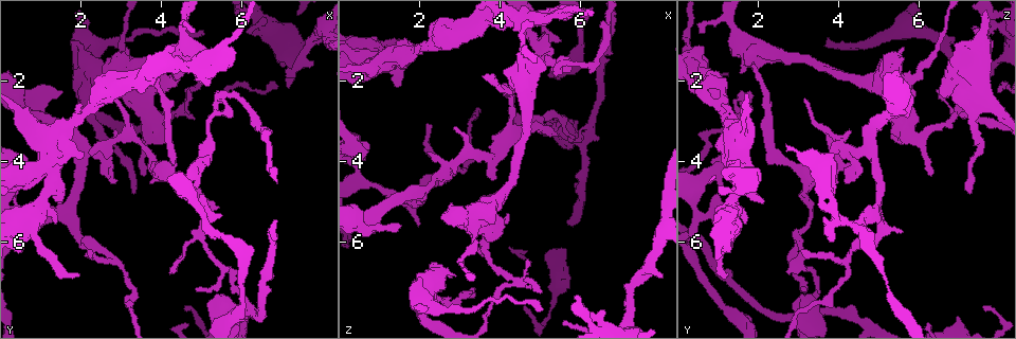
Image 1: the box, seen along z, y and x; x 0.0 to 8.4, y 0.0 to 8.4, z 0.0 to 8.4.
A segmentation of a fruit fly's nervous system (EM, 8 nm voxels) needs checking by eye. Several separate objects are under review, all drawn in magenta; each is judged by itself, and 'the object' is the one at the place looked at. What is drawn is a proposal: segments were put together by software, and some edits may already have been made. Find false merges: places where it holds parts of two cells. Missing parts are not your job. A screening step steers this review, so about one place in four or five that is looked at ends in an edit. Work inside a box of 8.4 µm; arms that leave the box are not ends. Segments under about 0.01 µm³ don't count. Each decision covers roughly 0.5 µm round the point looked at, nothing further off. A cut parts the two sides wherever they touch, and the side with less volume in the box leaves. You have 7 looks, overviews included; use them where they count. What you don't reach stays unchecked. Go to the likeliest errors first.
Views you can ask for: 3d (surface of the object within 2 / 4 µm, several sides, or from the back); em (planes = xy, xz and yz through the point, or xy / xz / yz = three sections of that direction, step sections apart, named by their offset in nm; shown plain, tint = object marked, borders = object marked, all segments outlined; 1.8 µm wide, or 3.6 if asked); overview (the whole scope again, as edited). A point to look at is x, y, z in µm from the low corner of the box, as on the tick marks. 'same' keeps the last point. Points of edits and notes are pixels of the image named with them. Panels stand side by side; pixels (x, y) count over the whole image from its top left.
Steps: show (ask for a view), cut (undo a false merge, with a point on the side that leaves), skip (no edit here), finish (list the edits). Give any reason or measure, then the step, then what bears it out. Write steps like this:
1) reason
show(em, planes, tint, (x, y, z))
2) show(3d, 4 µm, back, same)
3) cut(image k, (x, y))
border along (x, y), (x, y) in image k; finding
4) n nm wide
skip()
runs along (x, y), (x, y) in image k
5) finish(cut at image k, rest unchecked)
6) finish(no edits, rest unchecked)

branch point
show(em, planes, borders, (4.15, 2.80, 7.05))

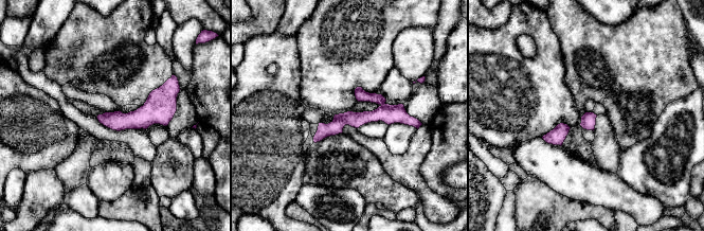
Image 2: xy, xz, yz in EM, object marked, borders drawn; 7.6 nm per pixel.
110 nm wide
cut(image 2, (389, 113))
the part that leaves runs along (413, 121), (343, 119), (316, 139) in image 2; a second cell is stuck on

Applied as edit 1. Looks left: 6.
redraw
show(overview)

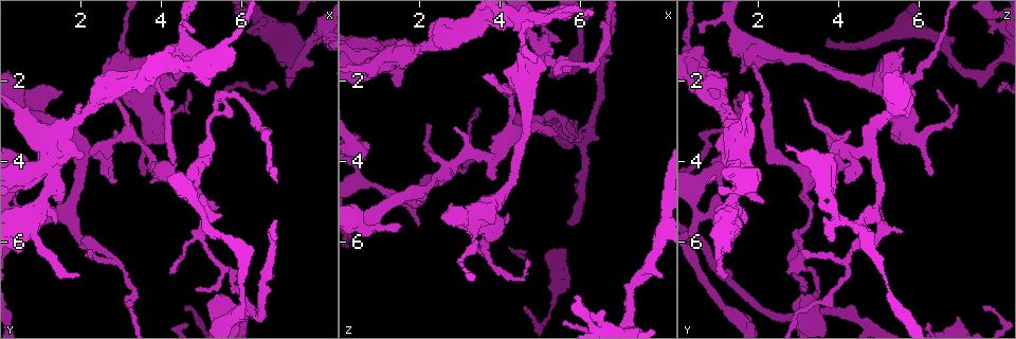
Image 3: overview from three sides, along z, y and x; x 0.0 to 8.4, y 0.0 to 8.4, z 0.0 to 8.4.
three arms meet
show(em, yz, step 16, borders, (0.85, 5.65, 1.25))

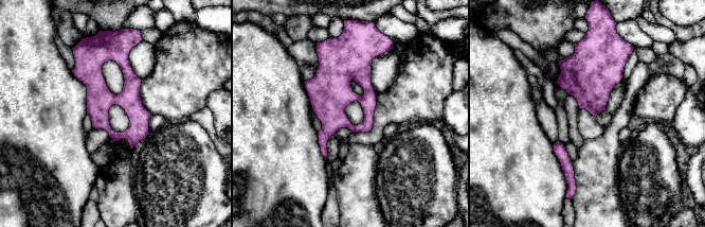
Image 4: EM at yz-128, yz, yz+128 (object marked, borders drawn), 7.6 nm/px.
skip()
continuous, no second cell

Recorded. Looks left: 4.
a fork
show(em, planes, tint, (2.95, 3.50, 4.00))

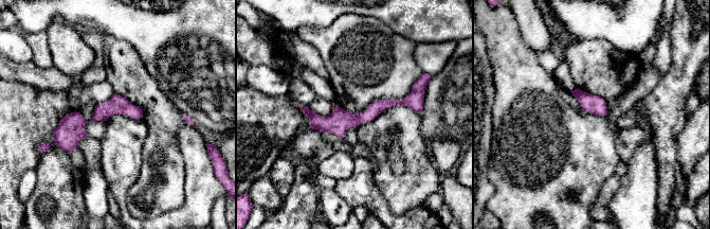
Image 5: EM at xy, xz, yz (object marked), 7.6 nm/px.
skip()
all the same cell

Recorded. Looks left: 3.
finish(cut at image 2, rest unchecked)

